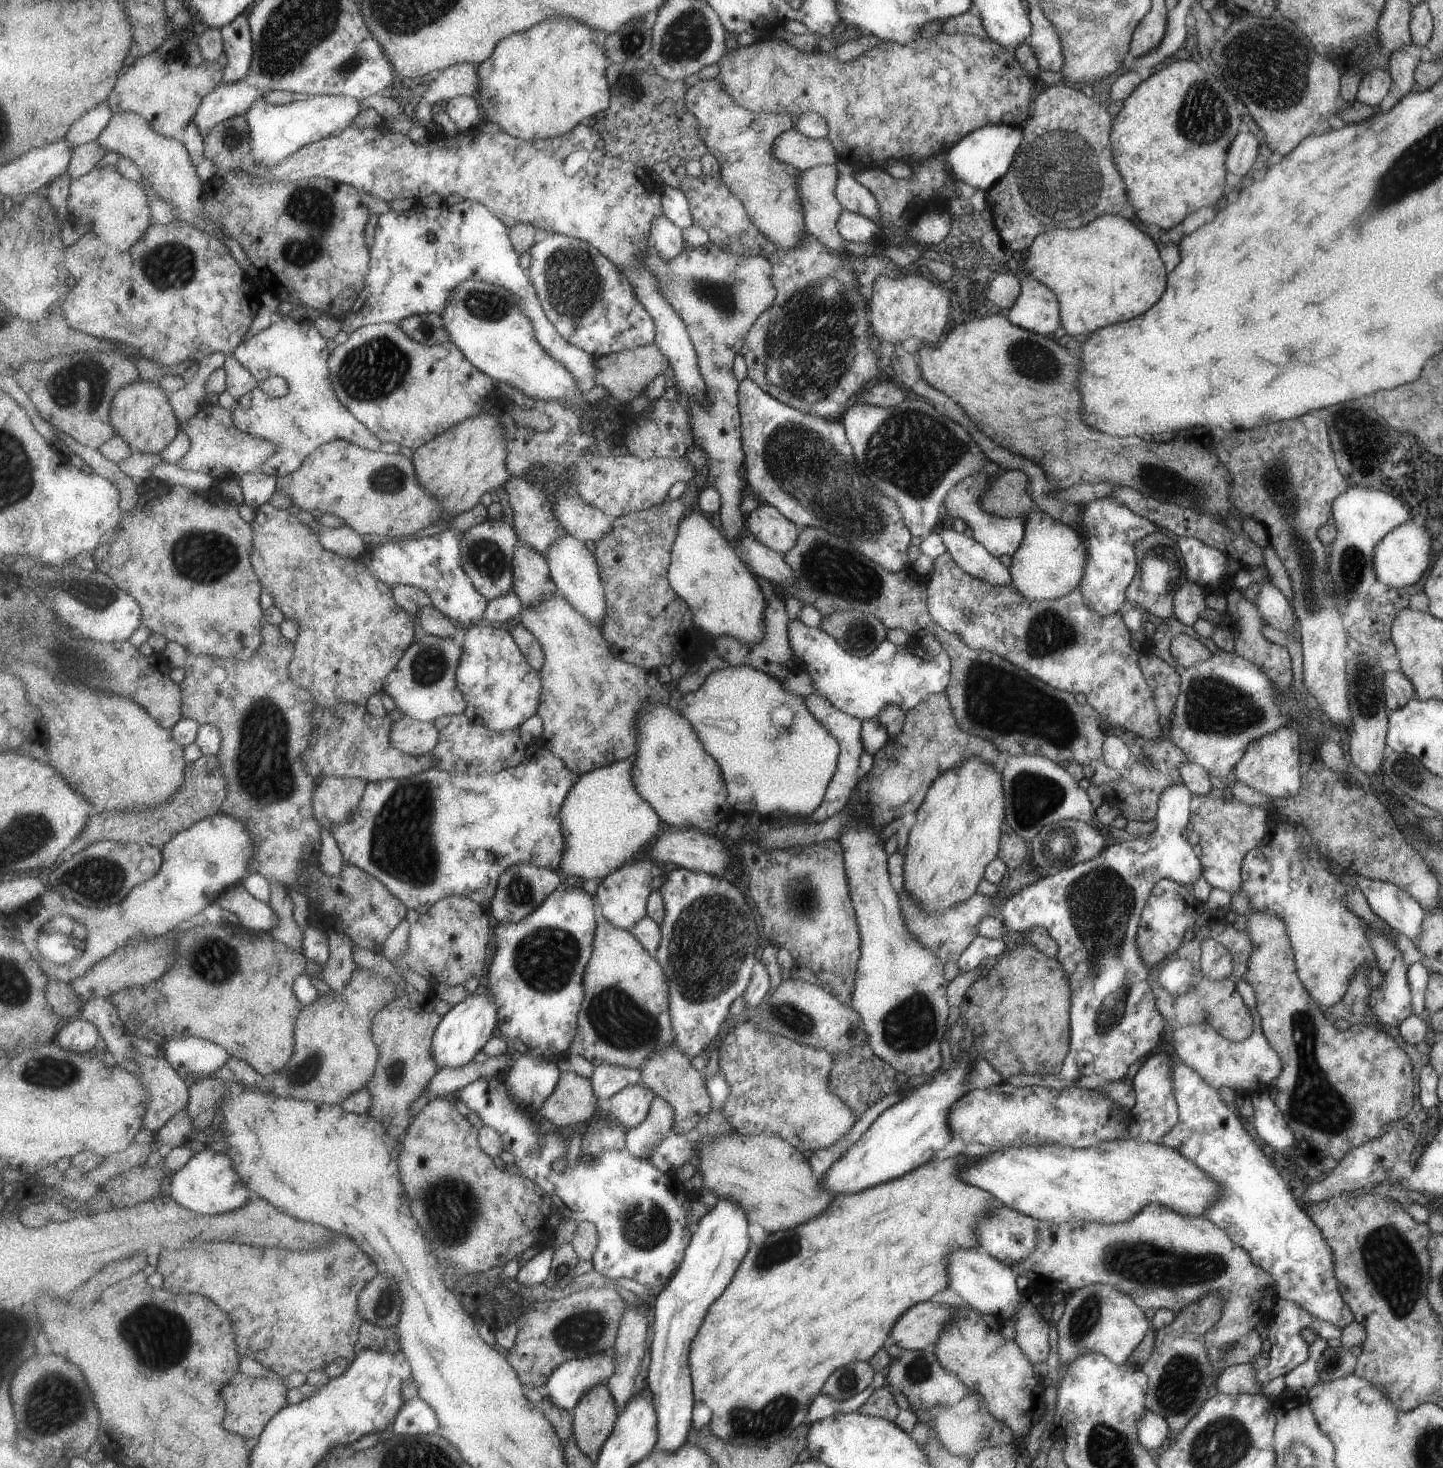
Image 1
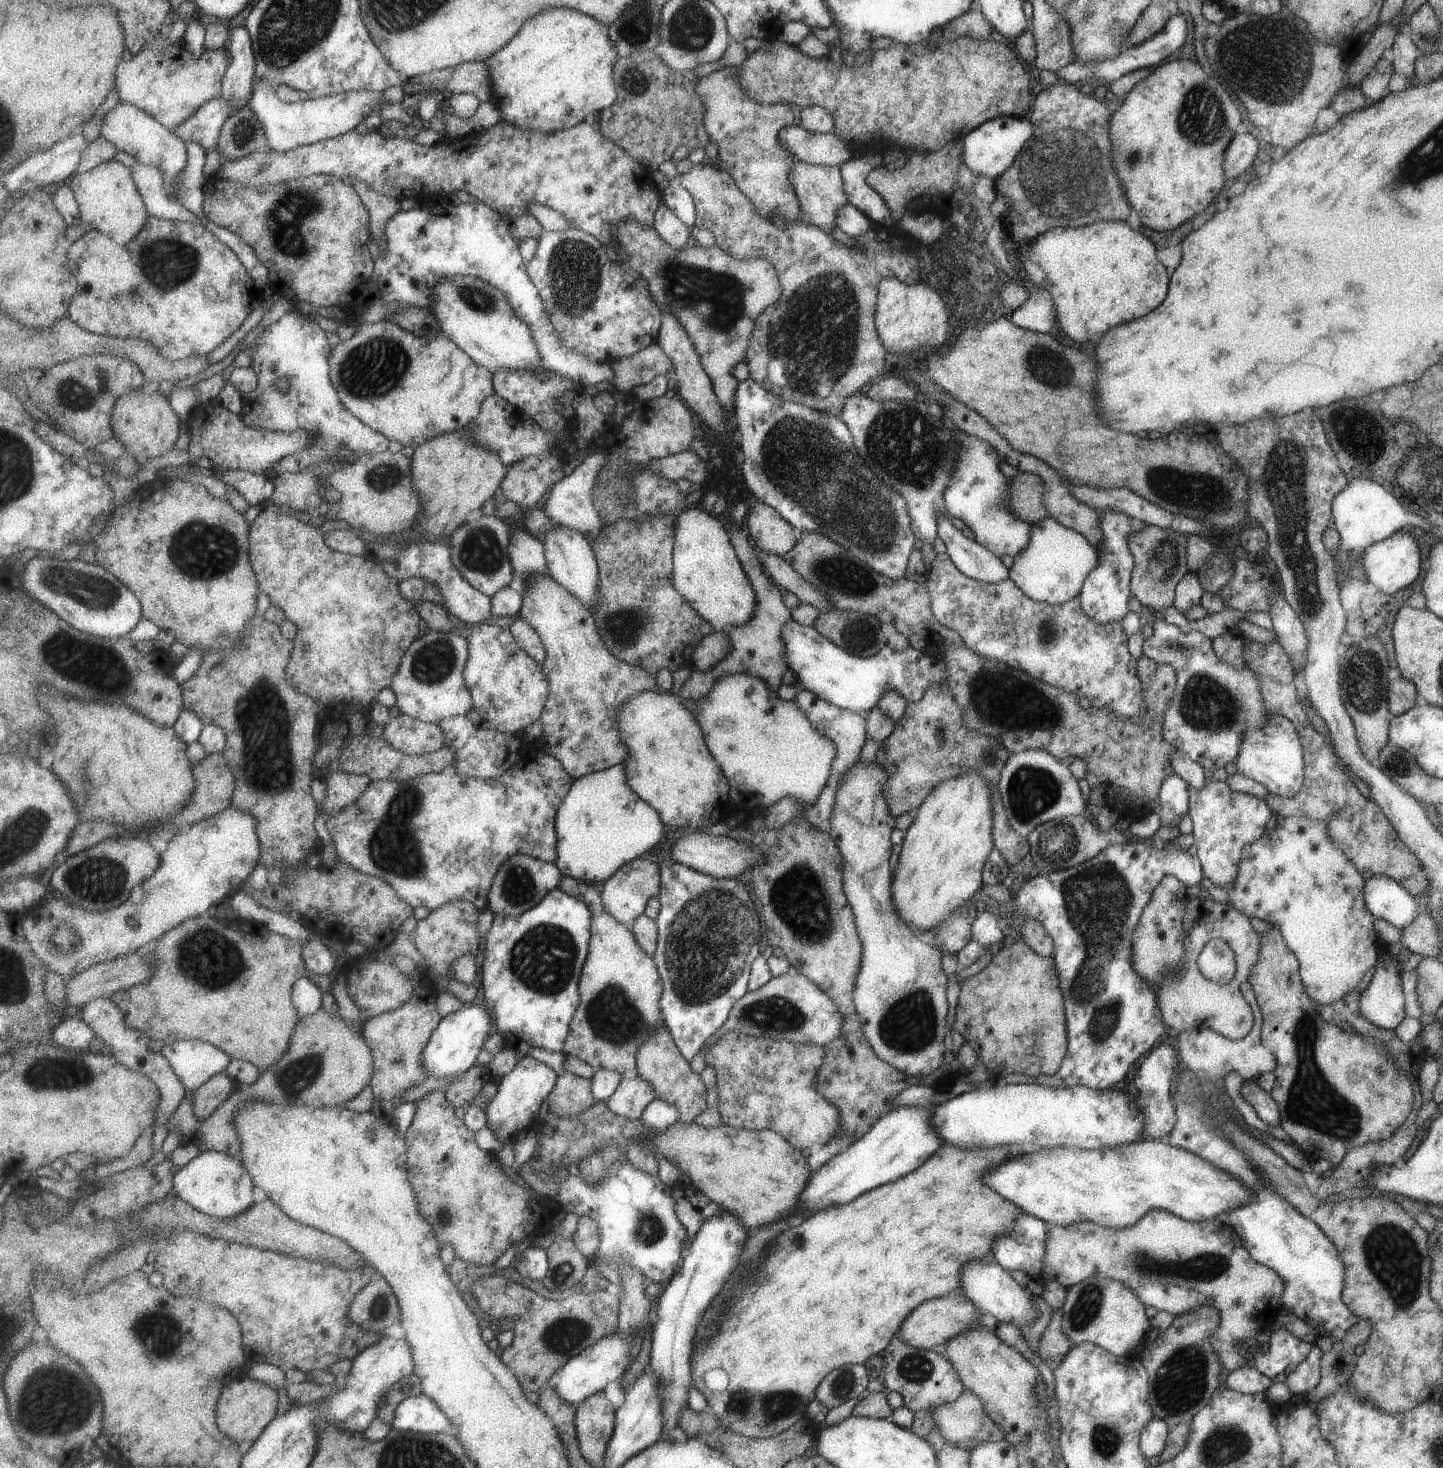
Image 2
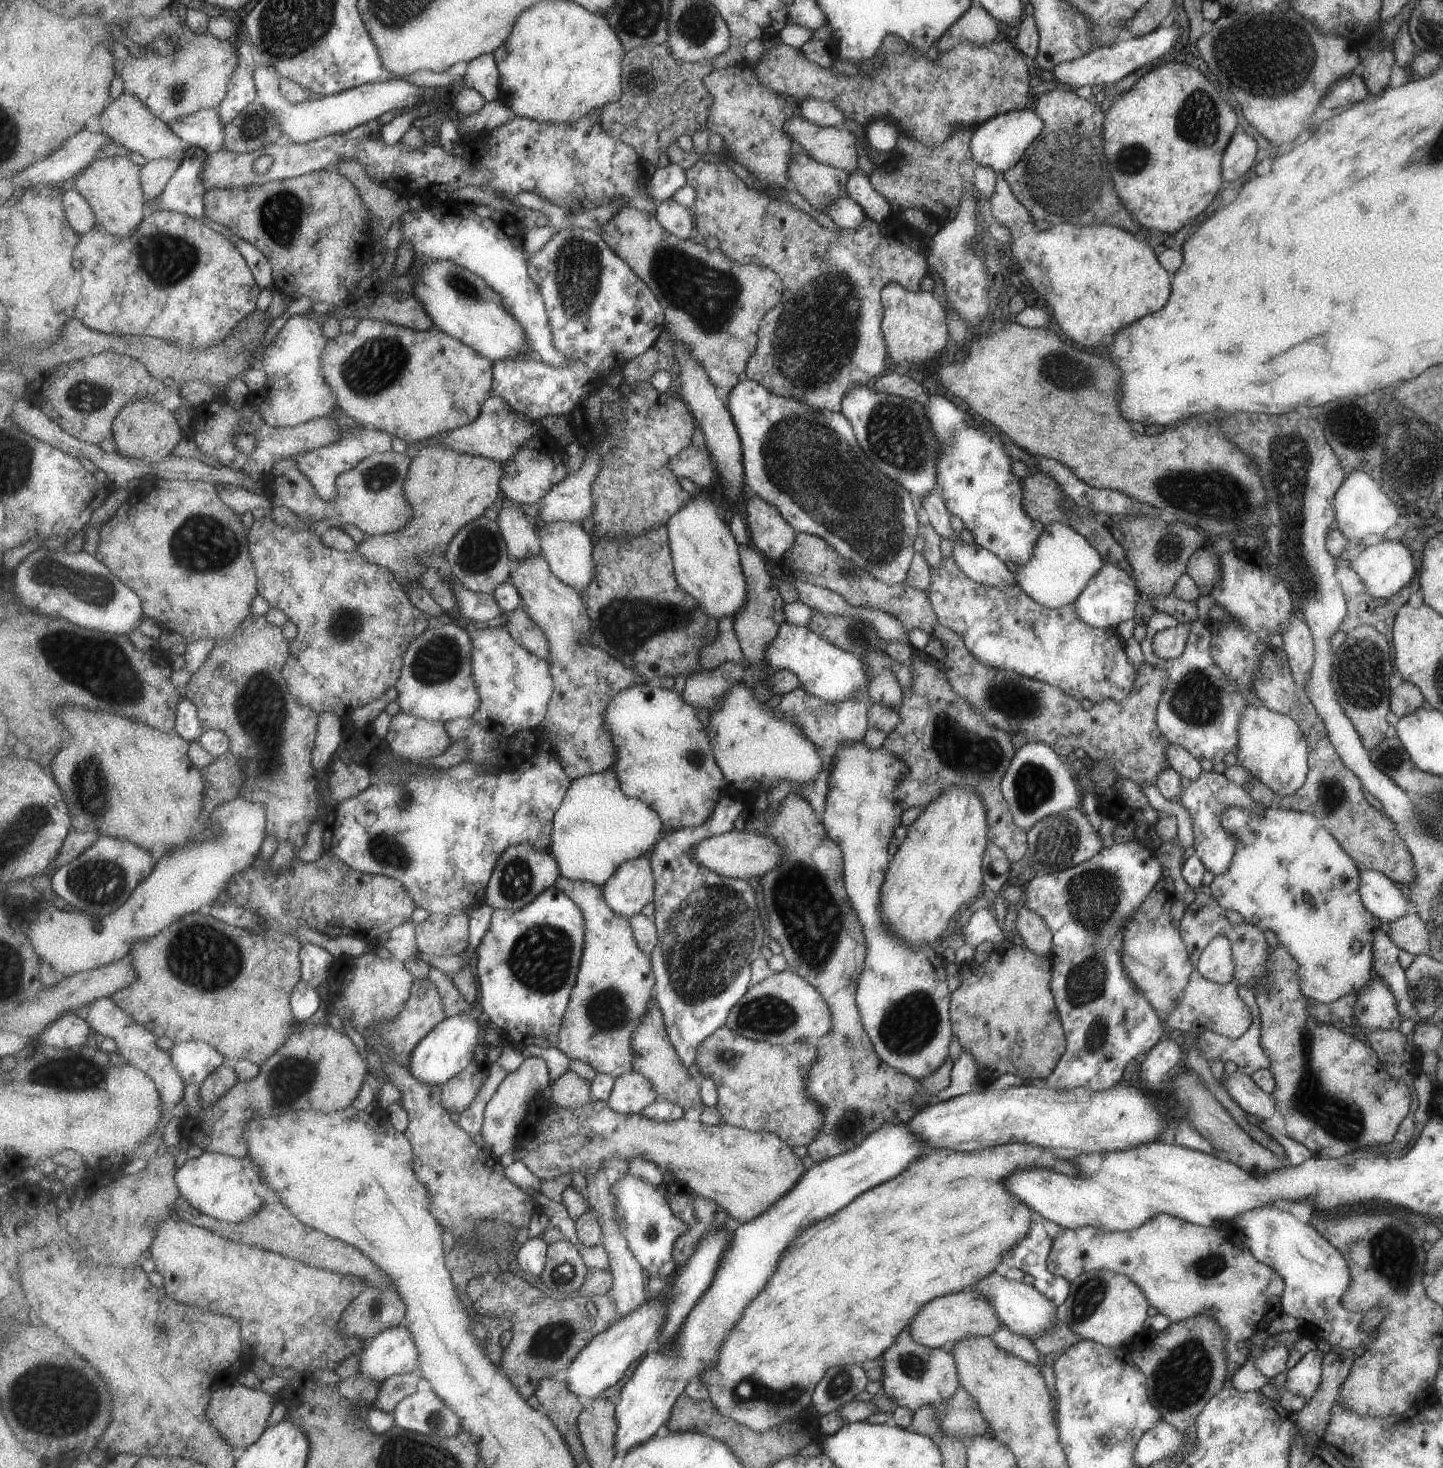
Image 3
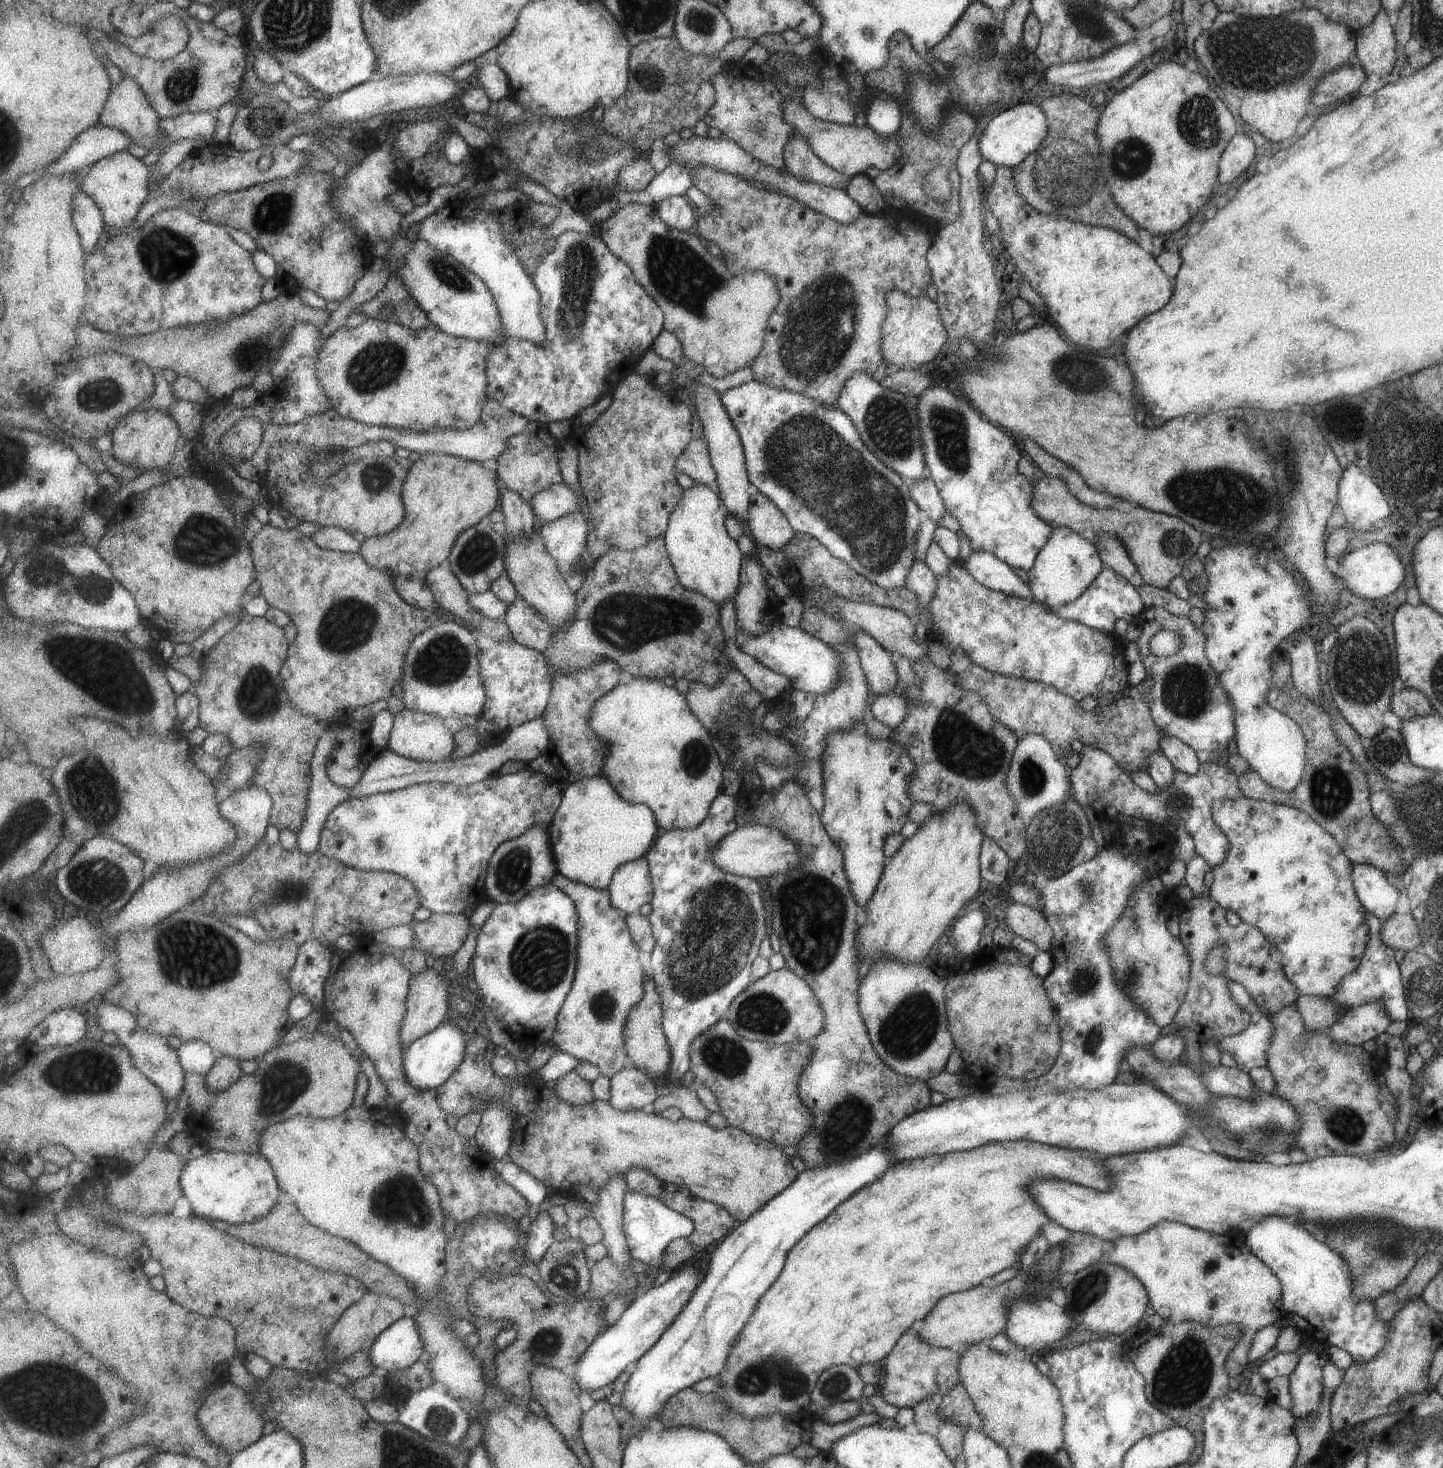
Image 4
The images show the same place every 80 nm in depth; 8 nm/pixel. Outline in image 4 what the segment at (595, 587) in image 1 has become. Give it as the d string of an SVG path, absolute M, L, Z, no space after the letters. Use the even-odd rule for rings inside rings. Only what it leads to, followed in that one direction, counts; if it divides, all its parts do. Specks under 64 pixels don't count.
M583 512L567 514L542 527L547 552L555 558L559 570L566 576L584 574L583 554L587 550L588 520Z

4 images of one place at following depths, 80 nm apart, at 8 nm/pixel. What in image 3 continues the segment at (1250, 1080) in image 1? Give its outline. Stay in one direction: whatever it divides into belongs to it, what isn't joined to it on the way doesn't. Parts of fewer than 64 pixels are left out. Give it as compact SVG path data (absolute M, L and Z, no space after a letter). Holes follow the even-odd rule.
M1239 986L1237 988L1237 994L1239 998L1246 1003L1246 1006L1250 1009L1252 1022L1247 1031L1237 1039L1229 1039L1222 1037L1221 1035L1216 1035L1211 1030L1207 1030L1202 1034L1185 1034L1185 1043L1183 1048L1185 1049L1185 1054L1193 1046L1194 1049L1199 1054L1199 1057L1203 1058L1209 1065L1214 1061L1220 1061L1223 1064L1227 1062L1233 1064L1238 1072L1243 1072L1245 1075L1250 1075L1259 1069L1268 1069L1271 1065L1271 1060L1263 1048L1260 1046L1260 1034L1262 1028L1260 1027L1260 1010L1259 1004L1256 1003L1255 992L1251 987Z

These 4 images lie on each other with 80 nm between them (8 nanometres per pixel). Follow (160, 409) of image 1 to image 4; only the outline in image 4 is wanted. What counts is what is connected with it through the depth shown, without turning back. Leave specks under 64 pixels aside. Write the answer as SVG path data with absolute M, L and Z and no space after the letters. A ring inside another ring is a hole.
M148 409L129 412L121 422L117 424L112 432L114 438L114 452L121 462L139 466L141 471L152 468L163 469L178 458L177 444L179 438L183 437L177 420L171 416L169 411Z

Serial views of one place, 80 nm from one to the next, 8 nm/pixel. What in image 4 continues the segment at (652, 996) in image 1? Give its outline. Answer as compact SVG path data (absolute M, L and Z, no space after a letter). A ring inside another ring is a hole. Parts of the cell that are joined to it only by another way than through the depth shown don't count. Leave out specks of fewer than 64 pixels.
M558 873L552 881L576 904L579 914L579 960L575 983L560 1012L552 1043L563 1053L587 1061L613 1079L632 1065L625 1044L629 1010L645 998L645 980L650 973L639 964L641 950L629 929L628 914L611 902L611 892L565 878Z

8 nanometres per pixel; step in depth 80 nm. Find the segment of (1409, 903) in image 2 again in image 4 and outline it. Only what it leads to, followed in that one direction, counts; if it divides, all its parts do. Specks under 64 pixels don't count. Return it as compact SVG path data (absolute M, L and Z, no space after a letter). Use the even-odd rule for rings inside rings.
M1353 864L1352 880L1357 898L1367 913L1370 912L1375 918L1382 920L1395 913L1398 890L1385 880L1380 870L1363 864Z

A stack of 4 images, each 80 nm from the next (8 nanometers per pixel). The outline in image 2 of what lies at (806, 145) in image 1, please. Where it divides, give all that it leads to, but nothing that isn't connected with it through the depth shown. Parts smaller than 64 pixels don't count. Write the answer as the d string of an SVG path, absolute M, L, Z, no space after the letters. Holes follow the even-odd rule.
M790 125L780 131L779 140L792 152L792 158L812 165L838 168L852 156L846 140L832 131L813 133L803 127Z

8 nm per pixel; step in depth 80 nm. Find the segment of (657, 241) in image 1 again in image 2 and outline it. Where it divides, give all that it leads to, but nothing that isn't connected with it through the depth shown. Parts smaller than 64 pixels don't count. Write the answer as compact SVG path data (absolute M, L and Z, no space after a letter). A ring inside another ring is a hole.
M664 203L657 210L654 227L657 233L673 247L688 245L692 228L689 227L676 212Z

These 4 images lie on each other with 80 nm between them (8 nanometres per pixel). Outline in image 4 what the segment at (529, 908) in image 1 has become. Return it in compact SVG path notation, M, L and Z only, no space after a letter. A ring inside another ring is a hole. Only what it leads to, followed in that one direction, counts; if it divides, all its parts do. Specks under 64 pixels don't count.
M541 826L529 828L525 834L501 844L489 864L486 876L487 900L498 904L517 904L529 896L535 888L551 884L558 874L558 865L552 846L549 842L550 834Z

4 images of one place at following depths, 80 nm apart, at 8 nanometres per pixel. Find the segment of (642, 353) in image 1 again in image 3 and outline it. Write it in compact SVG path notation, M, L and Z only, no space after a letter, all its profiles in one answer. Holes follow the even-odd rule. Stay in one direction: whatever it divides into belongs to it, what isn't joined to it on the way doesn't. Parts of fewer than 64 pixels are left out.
M652 347L641 356L631 358L625 366L621 366L624 376L623 382L627 384L645 384L657 372L670 371L678 368L677 359L669 354L663 354L659 348Z

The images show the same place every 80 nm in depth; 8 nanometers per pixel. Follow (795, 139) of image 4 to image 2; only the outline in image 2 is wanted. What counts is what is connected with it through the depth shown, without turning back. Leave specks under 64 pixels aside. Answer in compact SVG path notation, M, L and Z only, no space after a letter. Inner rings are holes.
M794 161L789 170L789 183L796 192L800 211L807 213L807 222L819 227L830 236L830 231L836 223L836 212L847 203L842 184L842 175L835 166L812 165L802 161Z

